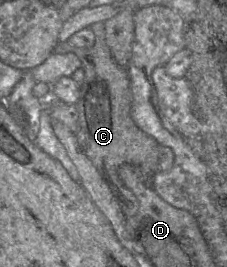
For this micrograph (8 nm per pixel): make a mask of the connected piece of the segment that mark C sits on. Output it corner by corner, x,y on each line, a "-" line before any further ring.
96,22
88,28
96,35
92,47
79,48
65,41
59,42
53,53
74,53
83,65
85,78
80,85
80,97
76,103
79,127
75,136
84,154
110,184
123,214
128,218
137,213
139,203
119,178
118,168
130,164
145,174
154,175
159,171
159,144
140,130
131,117
132,92
128,71
112,56
106,43
105,22

